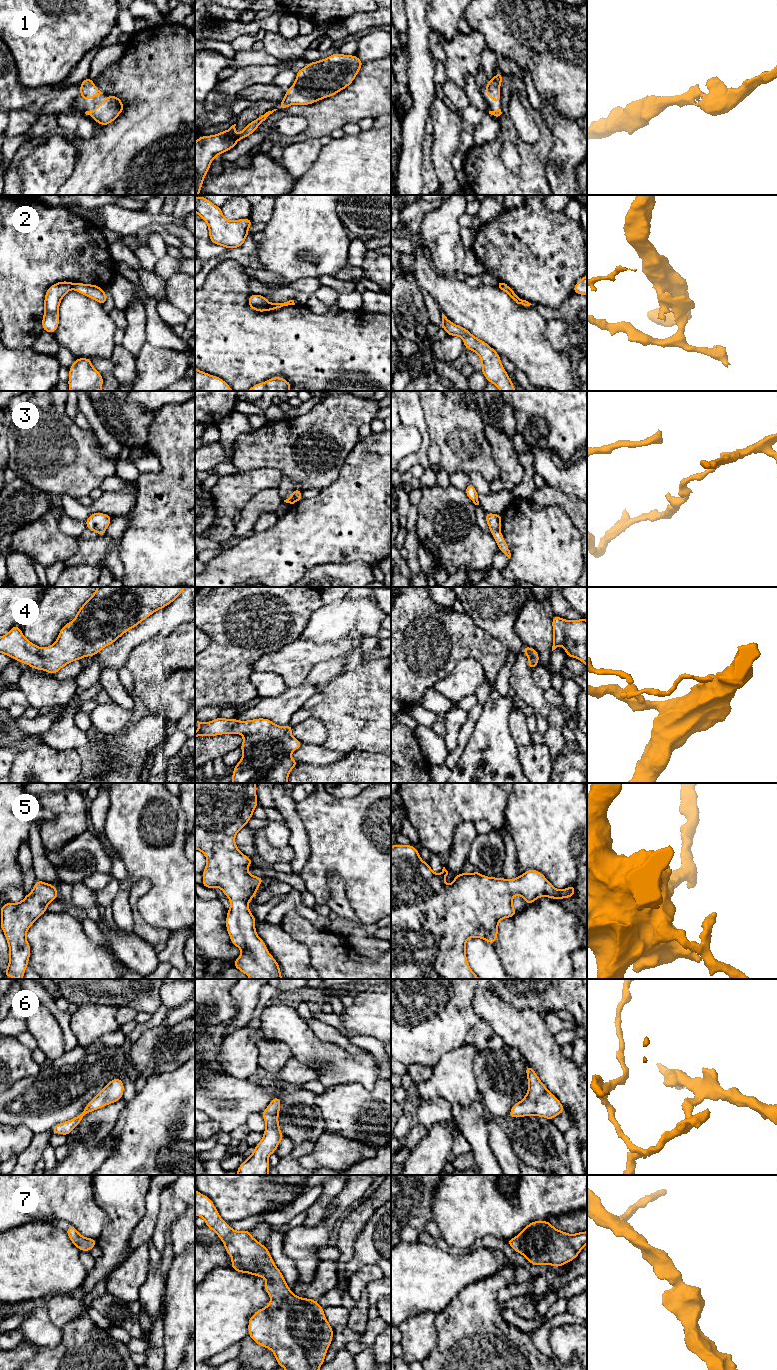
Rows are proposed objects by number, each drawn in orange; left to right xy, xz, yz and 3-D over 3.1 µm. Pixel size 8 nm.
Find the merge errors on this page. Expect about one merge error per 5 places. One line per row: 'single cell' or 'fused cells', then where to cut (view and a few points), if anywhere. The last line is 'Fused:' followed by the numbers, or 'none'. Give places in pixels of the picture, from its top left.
1: single cell | no cut
2: fused cells | xz (270, 303), (266, 310)
3: fused cells | yz (500, 531), (495, 531), (492, 534)
4: single cell | no cut
5: single cell | no cut
6: single cell | no cut
7: single cell | no cut
Fused: 2, 3

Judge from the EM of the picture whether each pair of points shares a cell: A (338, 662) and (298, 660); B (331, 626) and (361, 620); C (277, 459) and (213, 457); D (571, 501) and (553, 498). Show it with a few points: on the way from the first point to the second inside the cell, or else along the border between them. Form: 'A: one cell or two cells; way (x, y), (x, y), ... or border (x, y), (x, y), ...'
A: two cells; border (345, 655), (326, 658), (318, 662), (305, 677)
B: one cell; way (338, 619), (354, 619)
C: two cells; border (233, 448), (233, 459), (231, 461)
D: one cell; way (567, 501), (557, 498)

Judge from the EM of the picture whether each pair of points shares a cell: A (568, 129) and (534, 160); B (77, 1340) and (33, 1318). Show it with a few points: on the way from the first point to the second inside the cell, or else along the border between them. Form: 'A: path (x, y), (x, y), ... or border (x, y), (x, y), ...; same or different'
A: border (544, 121), (553, 137), (546, 165); different
B: border (62, 1329), (62, 1339), (56, 1346), (42, 1346); different

